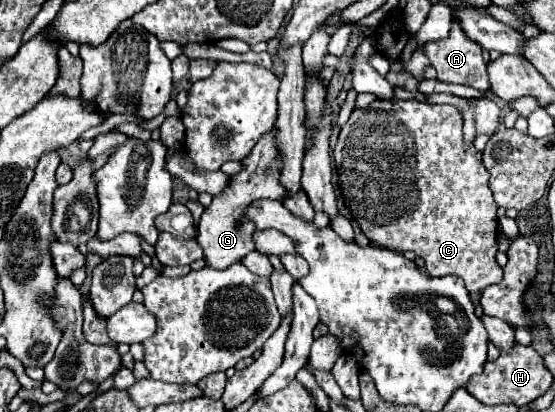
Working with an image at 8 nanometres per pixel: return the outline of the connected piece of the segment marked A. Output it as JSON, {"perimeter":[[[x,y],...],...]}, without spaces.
{"perimeter":[[[451,22],[451,32],[445,40],[435,40],[435,42],[425,42],[425,44],[417,44],[417,38],[413,34],[409,34],[407,38],[407,46],[403,46],[401,52],[401,60],[409,62],[411,56],[417,52],[417,48],[421,48],[425,52],[425,56],[429,58],[431,66],[437,70],[437,80],[441,82],[451,82],[451,84],[465,84],[477,90],[489,90],[489,78],[487,78],[487,64],[483,60],[483,48],[475,46],[475,42],[471,42],[471,38],[467,38],[463,34],[463,28],[459,26],[459,22]]]}

